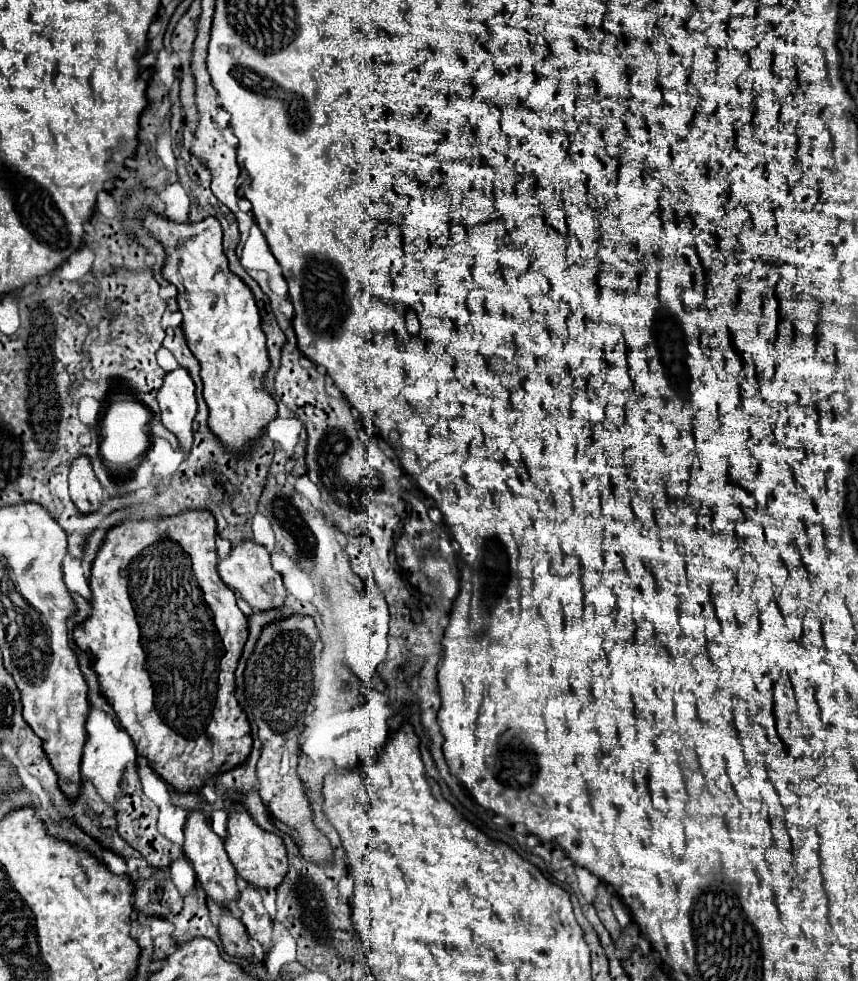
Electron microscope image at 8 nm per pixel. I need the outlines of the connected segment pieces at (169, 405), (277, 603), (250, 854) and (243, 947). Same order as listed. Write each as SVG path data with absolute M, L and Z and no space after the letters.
M176 368L174 372L166 374L164 386L158 392L158 404L162 410L162 424L178 438L184 454L188 454L192 446L192 422L198 410L194 382L188 370Z
M242 542L234 546L230 556L218 564L218 574L226 586L236 590L240 598L246 600L258 612L266 612L266 610L284 606L286 588L282 584L282 578L278 572L272 570L268 550L264 550L264 546L258 546L256 542Z
M242 806L232 808L230 818L228 818L228 828L230 832L226 840L226 852L230 856L230 862L236 868L236 874L244 882L254 884L254 888L258 890L278 888L288 870L288 858L286 858L286 848L284 848L282 838L258 828L256 822L248 816L248 812Z
M222 910L220 916L220 940L224 944L226 954L240 956L240 958L252 958L252 944L248 940L246 928L240 920L232 916L230 910Z

